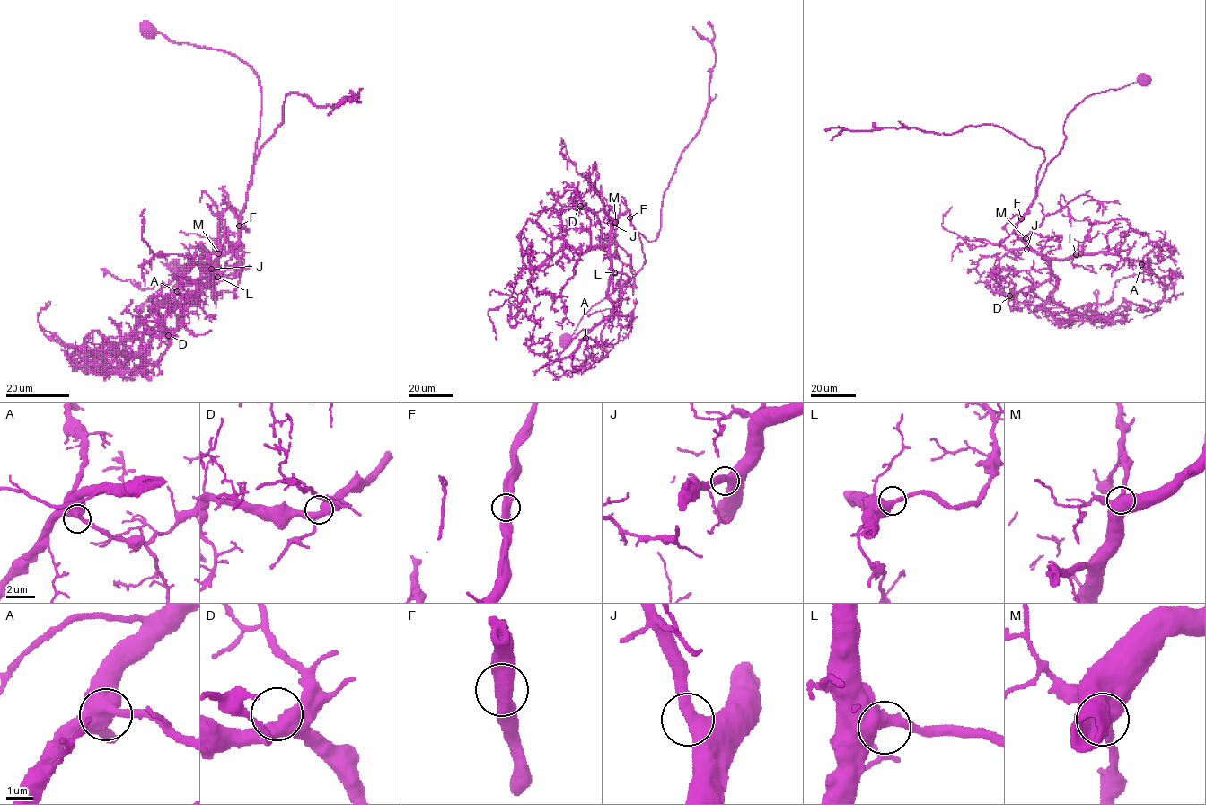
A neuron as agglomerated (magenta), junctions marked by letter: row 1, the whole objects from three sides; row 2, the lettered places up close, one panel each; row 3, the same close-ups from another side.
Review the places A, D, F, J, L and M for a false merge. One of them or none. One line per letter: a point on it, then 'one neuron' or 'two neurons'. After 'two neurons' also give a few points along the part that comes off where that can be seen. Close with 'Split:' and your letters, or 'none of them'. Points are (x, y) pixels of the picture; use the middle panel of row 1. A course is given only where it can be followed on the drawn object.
A: place (585, 338); one neuron
D: place (580, 206); one neuron
F: place (629, 217); one neuron
J: place (610, 223); one neuron
L: place (614, 272); one neuron
M: place (615, 222); one neuron
Split: none of them

